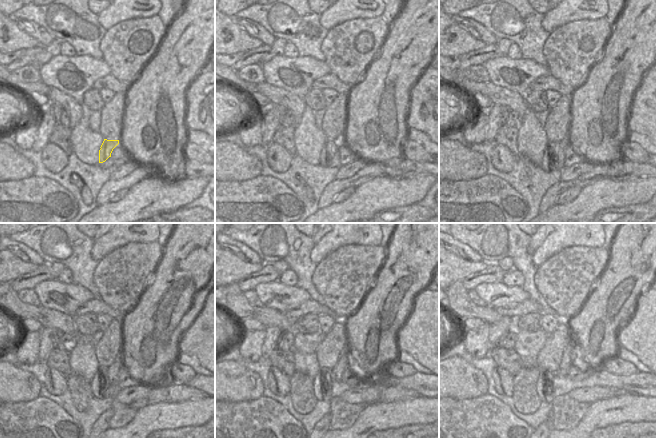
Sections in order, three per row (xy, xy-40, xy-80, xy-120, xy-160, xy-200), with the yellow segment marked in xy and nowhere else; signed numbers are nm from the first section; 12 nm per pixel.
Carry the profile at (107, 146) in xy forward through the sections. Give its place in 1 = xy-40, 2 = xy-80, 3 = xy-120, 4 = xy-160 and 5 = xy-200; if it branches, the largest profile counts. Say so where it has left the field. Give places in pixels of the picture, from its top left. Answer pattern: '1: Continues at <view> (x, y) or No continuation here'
1: Continues at xy-40 (331, 147)
2: Continues at xy-80 (550, 156)
3: Continues at xy-120 (100, 382)
4: Continues at xy-160 (322, 381)
5: Continues at xy-200 (542, 384).

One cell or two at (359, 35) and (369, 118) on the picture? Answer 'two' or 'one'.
two

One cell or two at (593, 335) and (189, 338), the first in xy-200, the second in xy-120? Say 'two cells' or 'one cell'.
two cells

